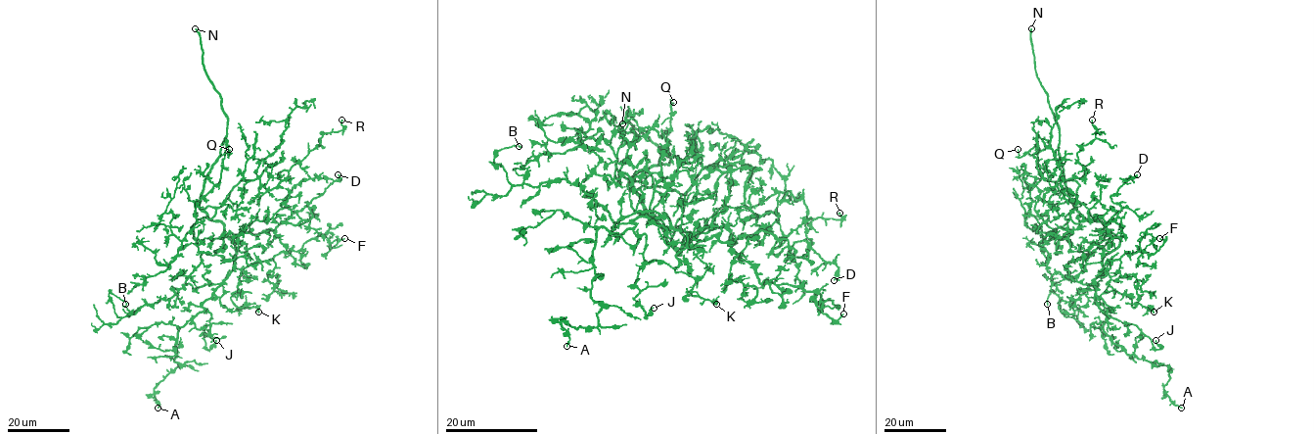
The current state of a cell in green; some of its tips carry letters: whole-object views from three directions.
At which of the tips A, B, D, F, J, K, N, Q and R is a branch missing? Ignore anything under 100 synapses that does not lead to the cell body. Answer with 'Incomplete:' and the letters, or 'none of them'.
Incomplete: N

